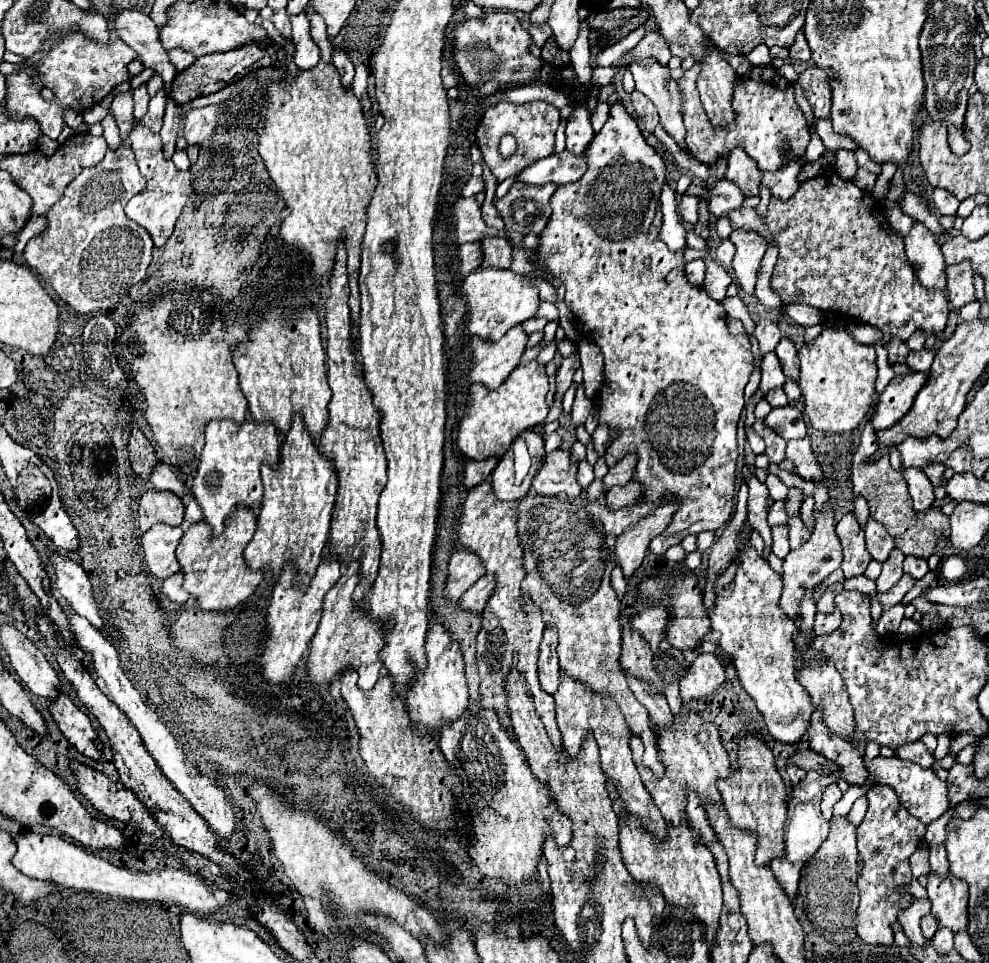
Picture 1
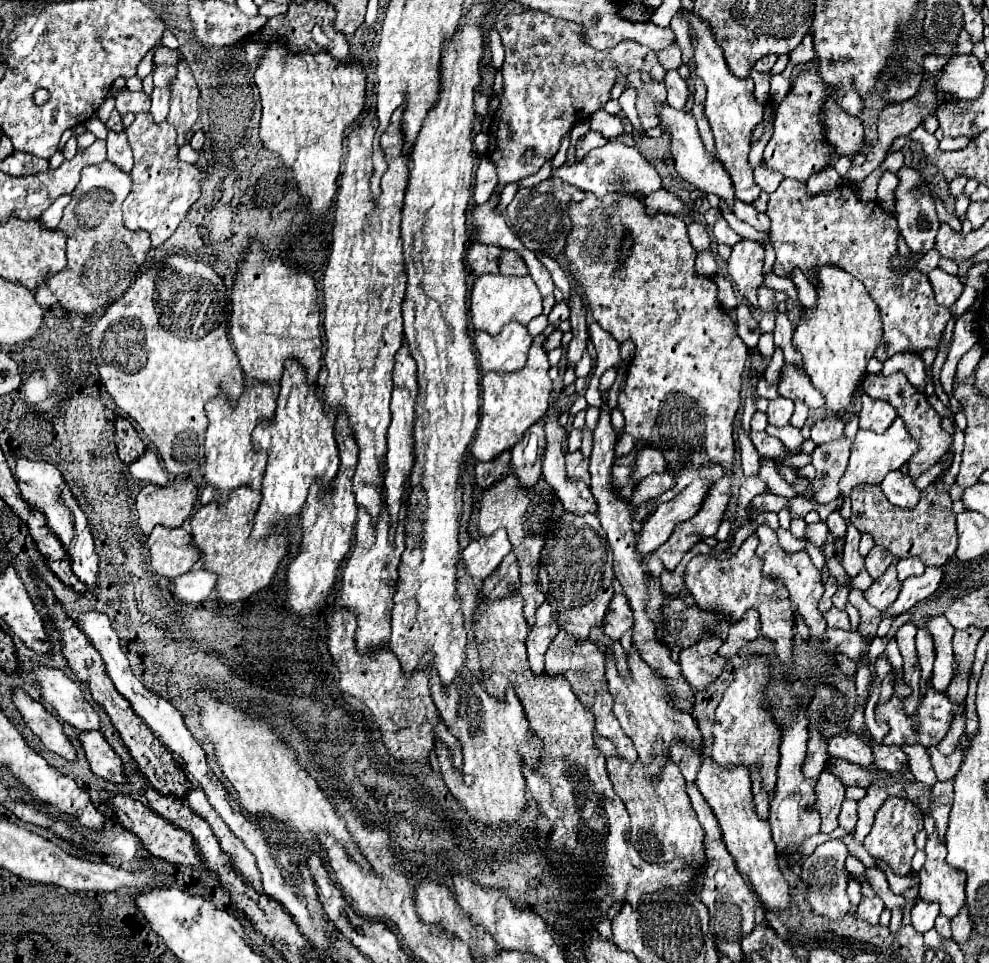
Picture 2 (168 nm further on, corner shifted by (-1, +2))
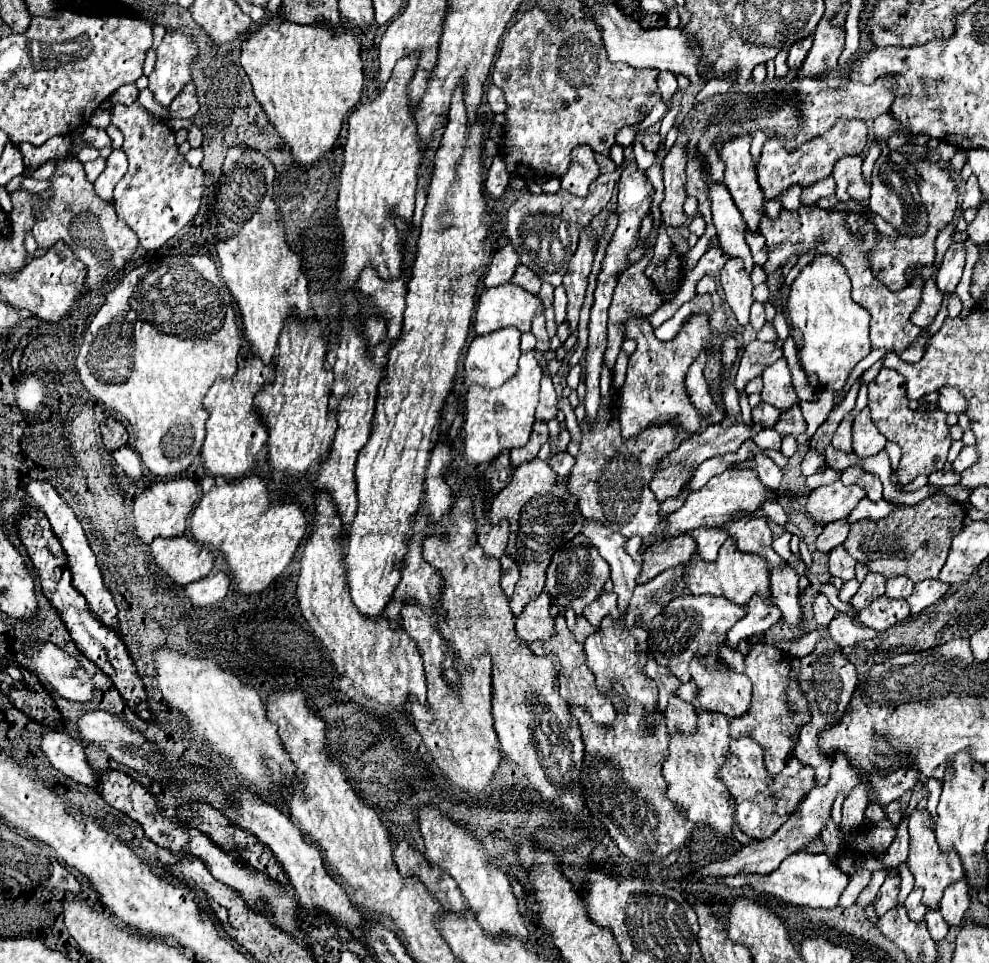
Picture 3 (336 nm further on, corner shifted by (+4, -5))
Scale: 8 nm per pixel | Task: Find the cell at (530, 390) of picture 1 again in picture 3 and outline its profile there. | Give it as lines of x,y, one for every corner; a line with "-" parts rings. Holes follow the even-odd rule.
532,351
522,353
518,373
500,385
498,389
488,389
482,385
472,385
466,393
466,423
464,423
464,449
462,457
470,465
484,465
496,459
504,449
516,449
526,445
532,425
534,411
538,407
542,369
534,359

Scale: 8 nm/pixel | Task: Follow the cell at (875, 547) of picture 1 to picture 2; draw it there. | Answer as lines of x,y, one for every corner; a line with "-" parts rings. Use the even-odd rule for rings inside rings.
875,546
869,554
867,554
867,558
865,558
865,570
869,572
869,576
873,578
873,580
877,580
891,564
895,564
897,562
897,558
895,556
891,556
891,552
887,552
885,548
879,548
879,546

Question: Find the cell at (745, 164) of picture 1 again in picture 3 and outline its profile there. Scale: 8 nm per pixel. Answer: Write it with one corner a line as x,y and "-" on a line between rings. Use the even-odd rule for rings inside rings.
734,137
734,139
720,139
716,143
718,157
724,161
724,185
730,189
730,195
740,209
746,225
750,231
758,231
760,217
764,215
762,203
764,195
756,179
754,163
750,157
750,141
752,137

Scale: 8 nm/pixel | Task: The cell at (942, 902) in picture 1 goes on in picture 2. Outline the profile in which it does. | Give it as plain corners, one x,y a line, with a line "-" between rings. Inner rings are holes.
937,832
927,836
925,854
927,860
919,870
919,896
923,896
923,900
937,900
941,914
953,918
959,906
965,904
967,874
945,862
945,844
939,840

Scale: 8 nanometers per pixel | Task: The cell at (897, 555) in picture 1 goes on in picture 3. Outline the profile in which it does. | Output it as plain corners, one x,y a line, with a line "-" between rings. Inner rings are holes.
882,595
882,599
874,599
874,603
866,607
866,611
858,613
860,621
876,631
886,631
908,615
910,607
904,599
886,599
886,595

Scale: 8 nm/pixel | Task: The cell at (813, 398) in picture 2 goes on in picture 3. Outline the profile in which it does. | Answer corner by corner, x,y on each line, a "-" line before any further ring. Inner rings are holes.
796,405
796,407
792,407
792,409
782,411
774,429
776,429
780,435
786,435
786,433
792,433
792,435
804,433
804,431
806,431
806,421
804,421
804,417
802,417
800,407

